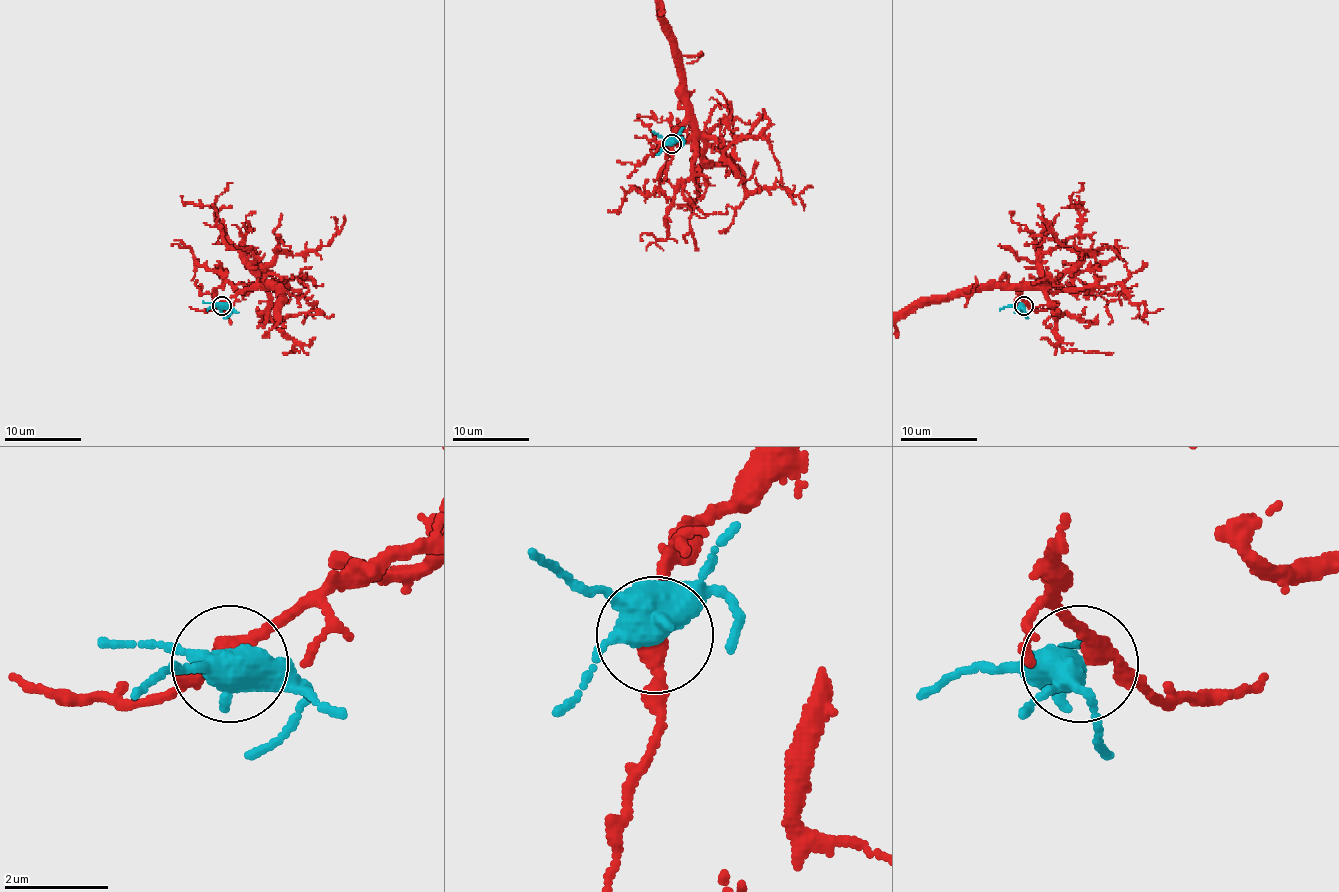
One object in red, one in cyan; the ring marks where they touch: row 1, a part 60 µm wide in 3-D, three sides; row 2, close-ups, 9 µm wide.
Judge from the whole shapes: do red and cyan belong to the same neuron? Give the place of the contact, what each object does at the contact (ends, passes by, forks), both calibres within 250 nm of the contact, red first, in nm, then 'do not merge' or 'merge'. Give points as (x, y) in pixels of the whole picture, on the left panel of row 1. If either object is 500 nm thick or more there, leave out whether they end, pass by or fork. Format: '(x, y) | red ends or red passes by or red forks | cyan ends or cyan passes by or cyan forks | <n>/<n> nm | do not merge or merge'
(221, 305) | red passes by | cyan forks | 280/480 nm | do not merge

